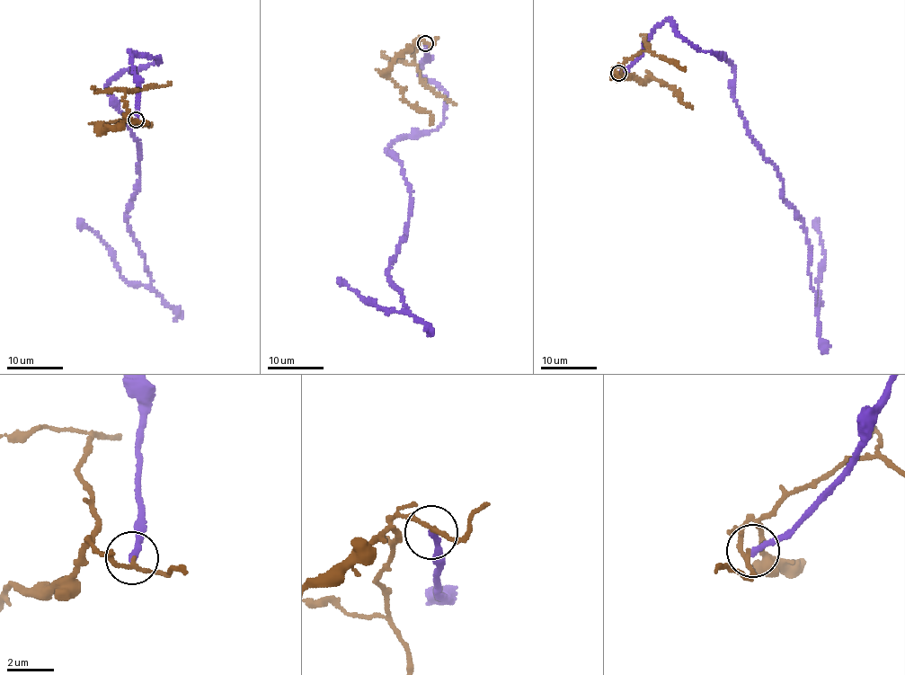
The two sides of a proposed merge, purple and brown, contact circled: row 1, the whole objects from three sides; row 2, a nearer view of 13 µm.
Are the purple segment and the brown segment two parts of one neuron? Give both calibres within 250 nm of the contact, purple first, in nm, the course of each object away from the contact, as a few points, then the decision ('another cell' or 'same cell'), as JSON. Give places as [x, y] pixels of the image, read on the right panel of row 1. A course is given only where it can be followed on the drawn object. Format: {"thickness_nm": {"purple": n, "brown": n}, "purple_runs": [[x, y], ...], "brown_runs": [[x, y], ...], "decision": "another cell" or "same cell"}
{"thickness_nm": {"purple": 280, "brown": 150}, "purple_runs": [[618, 73], [666, 20], [732, 63], [733, 97], [748, 134], [802, 221], [818, 307], [824, 258], [817, 217]], "brown_runs": [[618, 73], [616, 72], [617, 66], [621, 73], [663, 83], [671, 87], [691, 109]], "decision": "another cell"}

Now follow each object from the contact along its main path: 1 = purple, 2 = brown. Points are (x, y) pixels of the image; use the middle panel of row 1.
1: (425, 43), (420, 70), (447, 97), (444, 119), (386, 153), (411, 197), (388, 268), (404, 307), (337, 279)
2: (425, 43), (417, 40), (400, 52), (387, 71), (387, 77), (400, 89), (403, 98), (429, 112), (430, 124)

